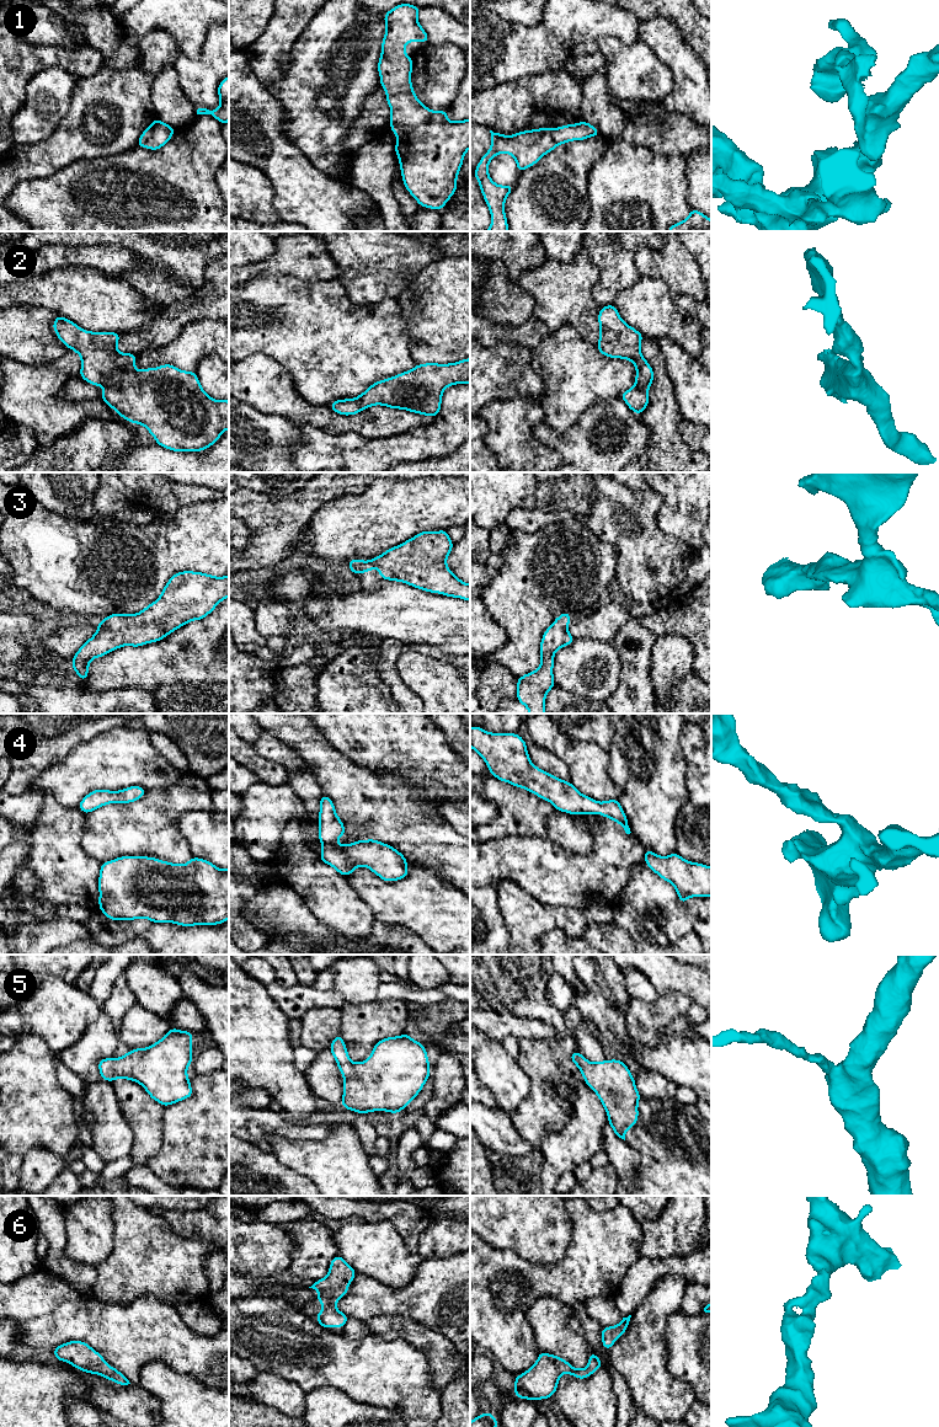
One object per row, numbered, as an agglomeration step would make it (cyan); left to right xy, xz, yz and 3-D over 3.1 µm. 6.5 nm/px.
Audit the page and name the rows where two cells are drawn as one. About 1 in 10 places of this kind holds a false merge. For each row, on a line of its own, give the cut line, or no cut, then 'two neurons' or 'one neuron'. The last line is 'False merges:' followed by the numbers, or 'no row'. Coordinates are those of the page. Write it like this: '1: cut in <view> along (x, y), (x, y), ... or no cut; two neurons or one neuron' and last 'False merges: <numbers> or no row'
1: no cut; one neuron
2: no cut; one neuron
3: no cut; one neuron
4: no cut; one neuron
5: no cut; one neuron
6: no cut; one neuron
False merges: no row

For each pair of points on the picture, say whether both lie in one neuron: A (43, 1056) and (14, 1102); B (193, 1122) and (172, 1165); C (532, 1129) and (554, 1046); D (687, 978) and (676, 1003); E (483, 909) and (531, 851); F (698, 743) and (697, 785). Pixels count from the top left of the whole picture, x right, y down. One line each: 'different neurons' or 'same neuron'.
A: same neuron
B: same neuron
C: same neuron
D: different neurons
E: same neuron
F: same neuron

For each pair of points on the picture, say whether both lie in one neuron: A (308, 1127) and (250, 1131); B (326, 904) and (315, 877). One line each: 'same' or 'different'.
A: same
B: same

